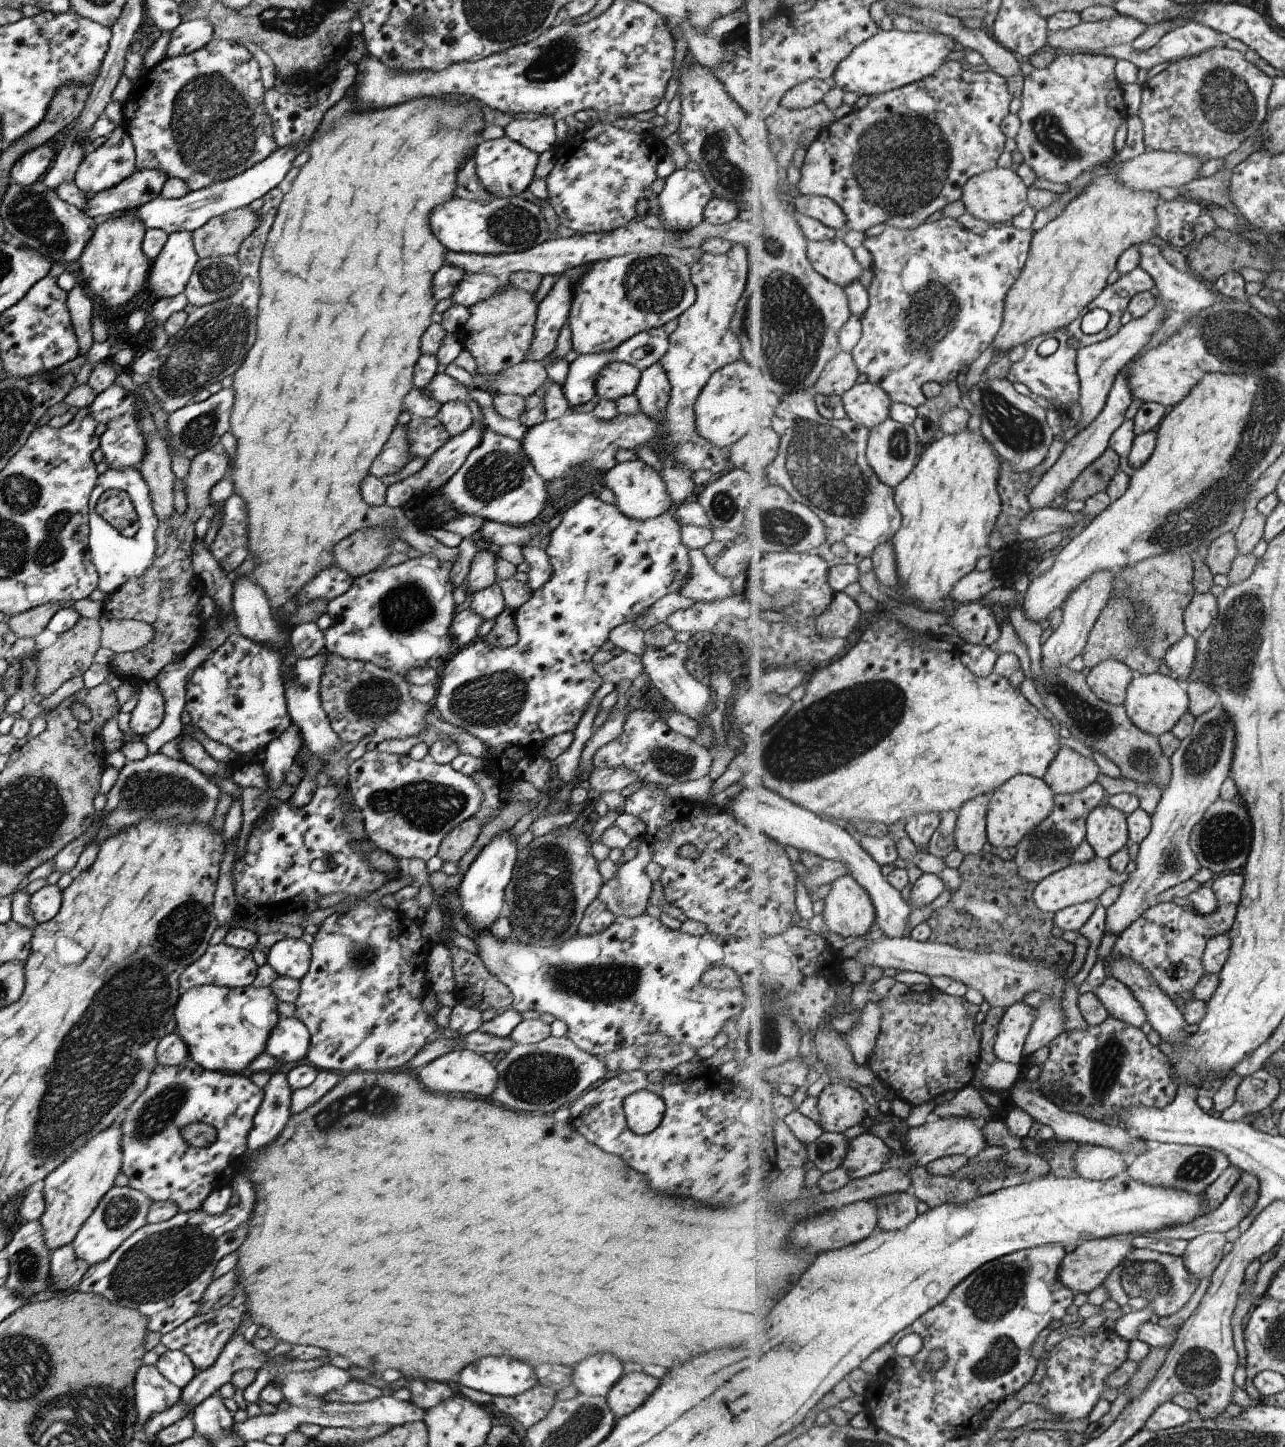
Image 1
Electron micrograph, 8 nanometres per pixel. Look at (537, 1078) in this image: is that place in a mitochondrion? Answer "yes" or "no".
yes

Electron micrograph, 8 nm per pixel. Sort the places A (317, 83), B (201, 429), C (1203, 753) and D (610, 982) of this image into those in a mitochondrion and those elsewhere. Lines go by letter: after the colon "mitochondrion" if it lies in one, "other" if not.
A: other
B: mitochondrion
C: mitochondrion
D: mitochondrion

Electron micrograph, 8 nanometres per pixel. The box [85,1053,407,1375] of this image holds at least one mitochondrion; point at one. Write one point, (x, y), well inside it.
(163, 1265)

